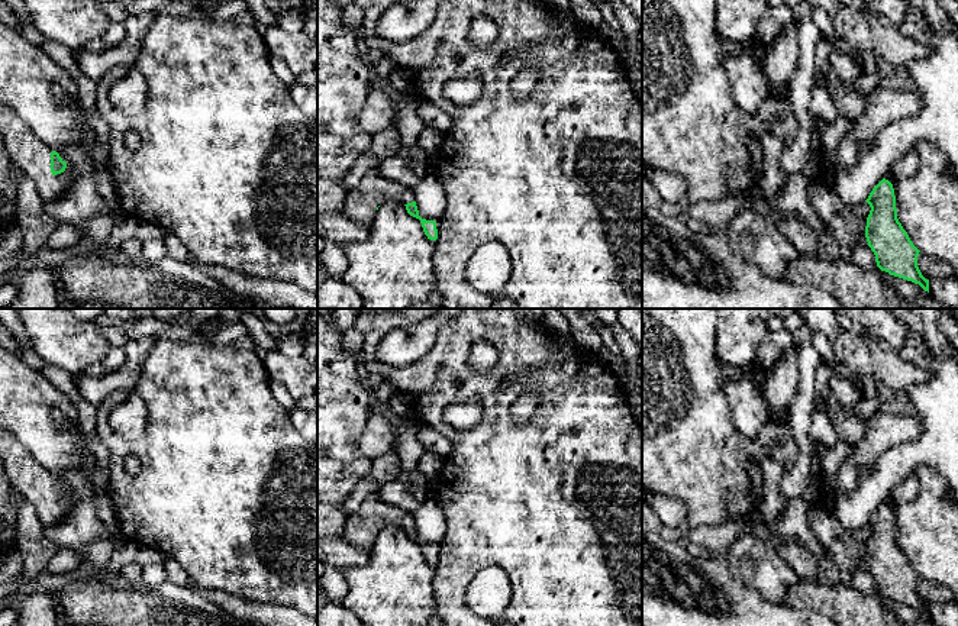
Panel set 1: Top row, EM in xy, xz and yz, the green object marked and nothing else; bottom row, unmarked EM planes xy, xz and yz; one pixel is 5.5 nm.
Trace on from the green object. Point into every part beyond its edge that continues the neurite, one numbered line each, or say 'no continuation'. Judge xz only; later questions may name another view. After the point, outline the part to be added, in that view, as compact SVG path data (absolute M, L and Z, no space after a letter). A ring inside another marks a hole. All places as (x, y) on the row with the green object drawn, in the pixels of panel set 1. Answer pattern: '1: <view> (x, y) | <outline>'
1: xz (361, 203) | M377 170L368 171L355 188L348 191L343 213L365 228L371 228L377 207L384 200L407 204L415 201L413 188L383 178Z

